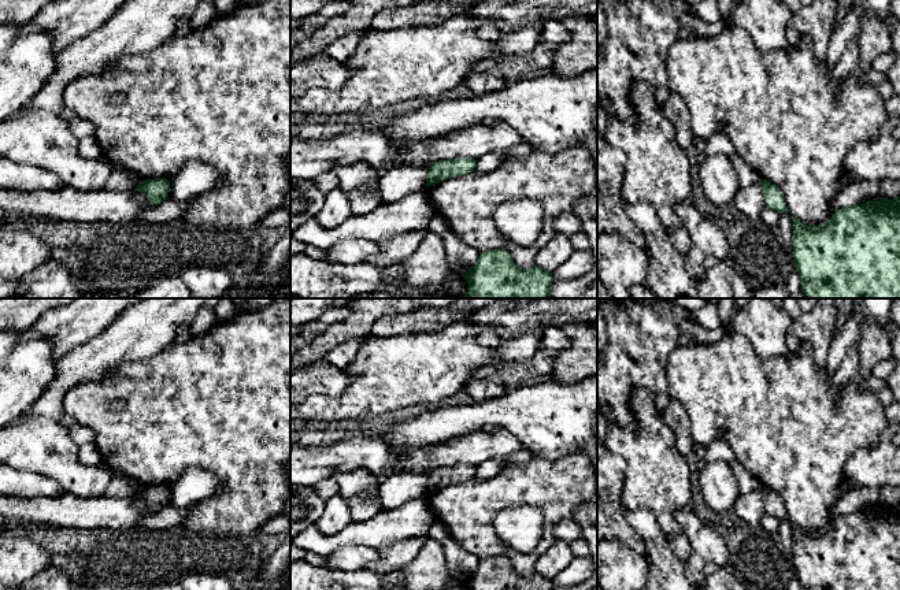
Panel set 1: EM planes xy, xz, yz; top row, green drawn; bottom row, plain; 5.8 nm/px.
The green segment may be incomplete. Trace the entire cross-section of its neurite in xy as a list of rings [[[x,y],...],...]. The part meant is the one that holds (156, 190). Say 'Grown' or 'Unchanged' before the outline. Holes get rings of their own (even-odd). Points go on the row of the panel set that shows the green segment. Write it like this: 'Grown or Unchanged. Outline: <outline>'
Unchanged. Outline: [[[166,178],[145,179],[134,190],[144,193],[155,207],[168,198],[170,181]]]

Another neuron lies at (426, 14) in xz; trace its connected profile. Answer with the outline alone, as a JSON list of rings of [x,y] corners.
[[[485,0],[423,1],[408,7],[384,10],[371,18],[368,30],[438,26],[482,1]]]

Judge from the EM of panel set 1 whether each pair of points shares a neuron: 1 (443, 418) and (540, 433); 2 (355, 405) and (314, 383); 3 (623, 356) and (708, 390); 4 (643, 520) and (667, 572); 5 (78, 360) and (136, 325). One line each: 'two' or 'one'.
1: one
2: two
3: two
4: one
5: one

